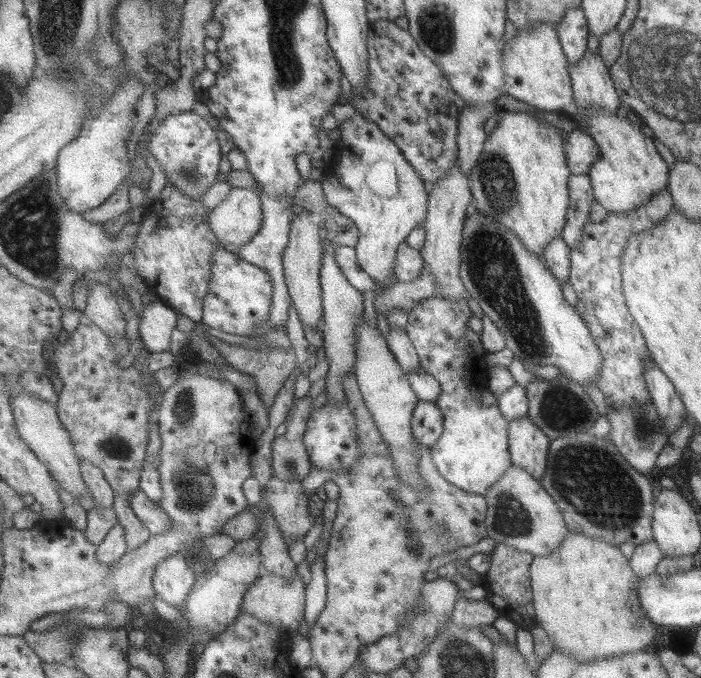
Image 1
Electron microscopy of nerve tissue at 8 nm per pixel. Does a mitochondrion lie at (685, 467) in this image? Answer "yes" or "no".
no

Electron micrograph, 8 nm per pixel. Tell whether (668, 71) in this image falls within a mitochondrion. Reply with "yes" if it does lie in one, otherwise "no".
yes

